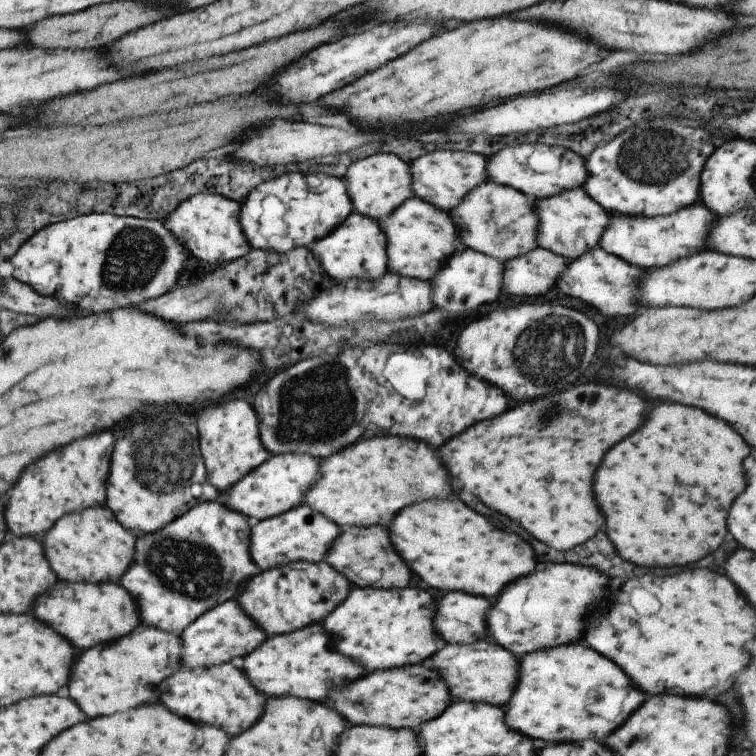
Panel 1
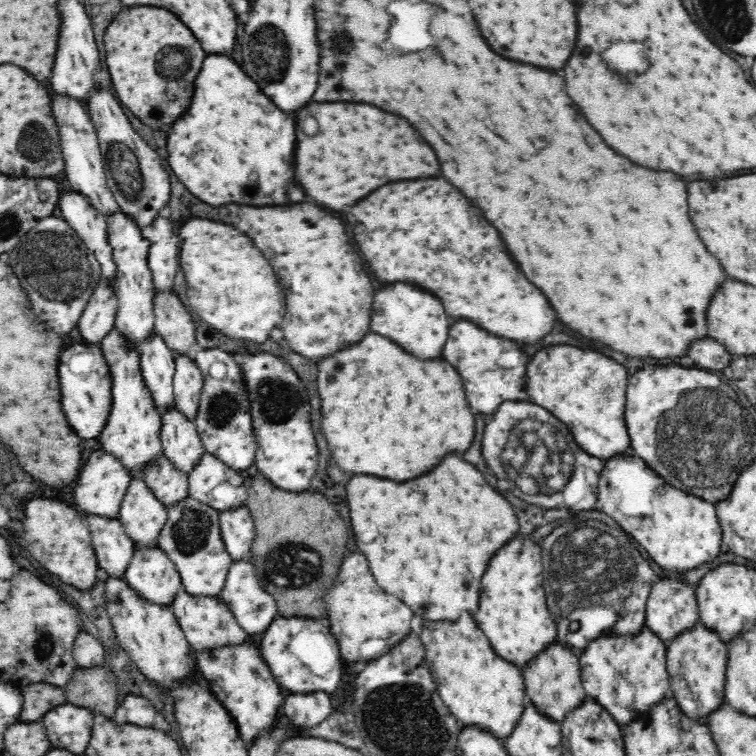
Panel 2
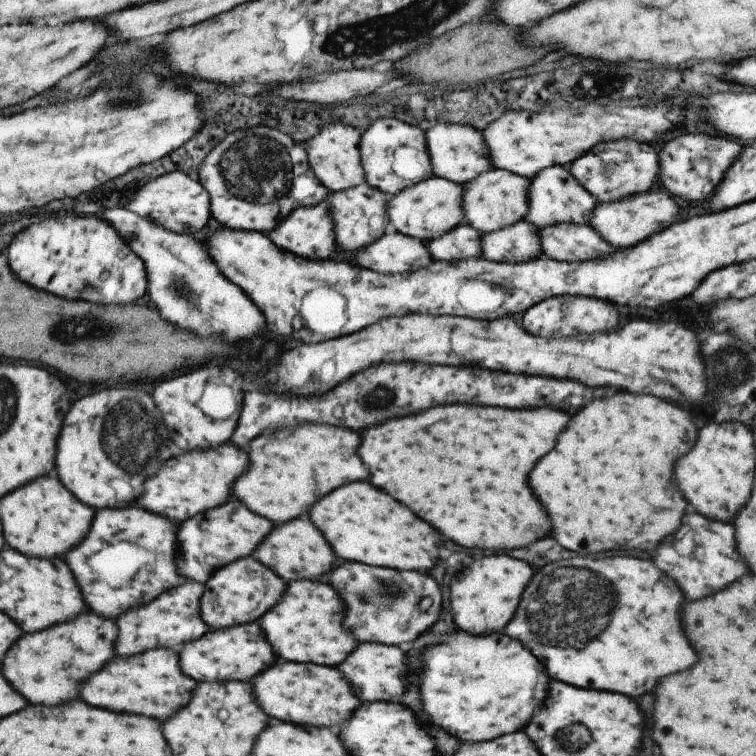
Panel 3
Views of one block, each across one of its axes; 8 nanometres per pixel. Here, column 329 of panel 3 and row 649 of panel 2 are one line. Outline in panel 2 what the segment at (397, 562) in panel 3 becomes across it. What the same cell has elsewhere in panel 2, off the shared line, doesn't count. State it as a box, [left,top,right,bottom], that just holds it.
[474,540,556,668]

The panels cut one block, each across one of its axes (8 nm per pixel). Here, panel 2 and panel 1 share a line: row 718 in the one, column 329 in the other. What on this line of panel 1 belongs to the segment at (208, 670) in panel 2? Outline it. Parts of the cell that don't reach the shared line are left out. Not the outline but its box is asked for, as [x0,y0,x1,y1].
[311,212,388,280]

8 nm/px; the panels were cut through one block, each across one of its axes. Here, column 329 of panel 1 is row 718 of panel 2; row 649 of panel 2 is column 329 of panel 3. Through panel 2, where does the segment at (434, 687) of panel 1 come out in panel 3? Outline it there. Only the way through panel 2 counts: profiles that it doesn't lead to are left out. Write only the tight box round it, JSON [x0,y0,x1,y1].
[251,660,361,730]

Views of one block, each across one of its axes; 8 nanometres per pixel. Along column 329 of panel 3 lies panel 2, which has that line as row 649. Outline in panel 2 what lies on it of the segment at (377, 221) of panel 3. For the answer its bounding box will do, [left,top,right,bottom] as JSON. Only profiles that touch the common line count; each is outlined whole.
[171,591,248,652]

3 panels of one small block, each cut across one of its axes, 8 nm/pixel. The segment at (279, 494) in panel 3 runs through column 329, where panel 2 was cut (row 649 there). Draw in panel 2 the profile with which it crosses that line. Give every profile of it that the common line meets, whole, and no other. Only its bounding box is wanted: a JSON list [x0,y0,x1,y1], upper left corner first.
[422,620,527,742]

